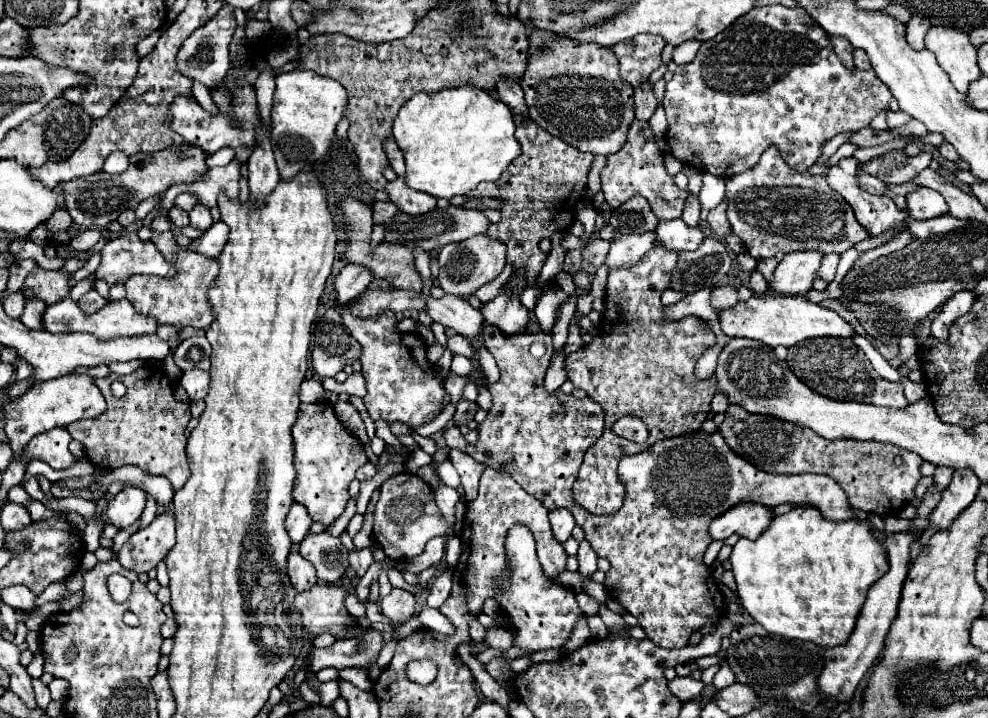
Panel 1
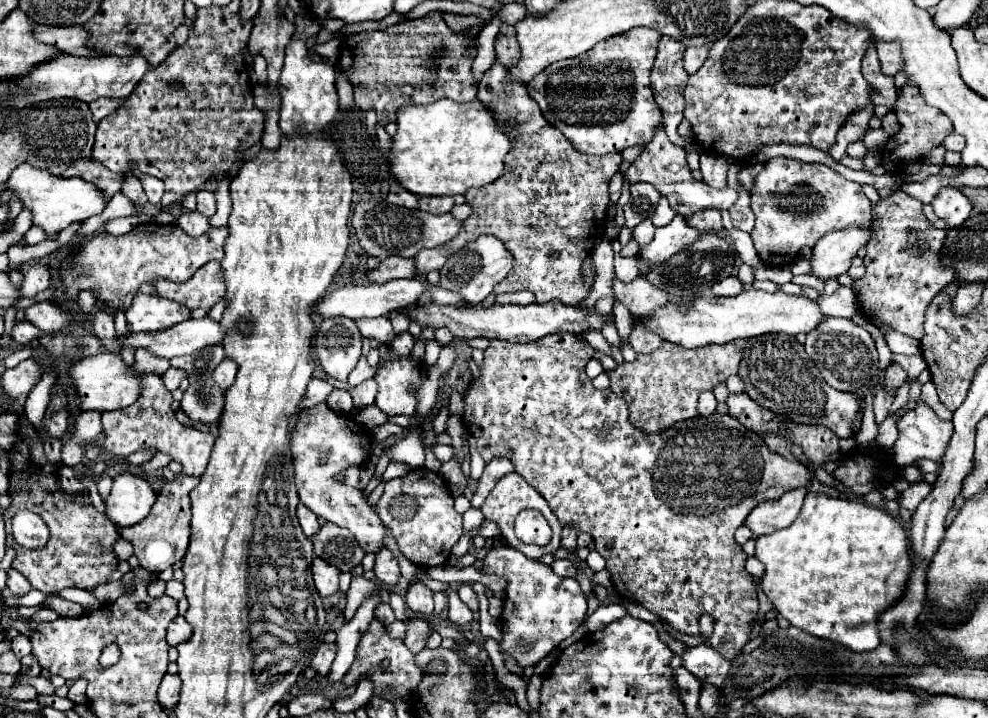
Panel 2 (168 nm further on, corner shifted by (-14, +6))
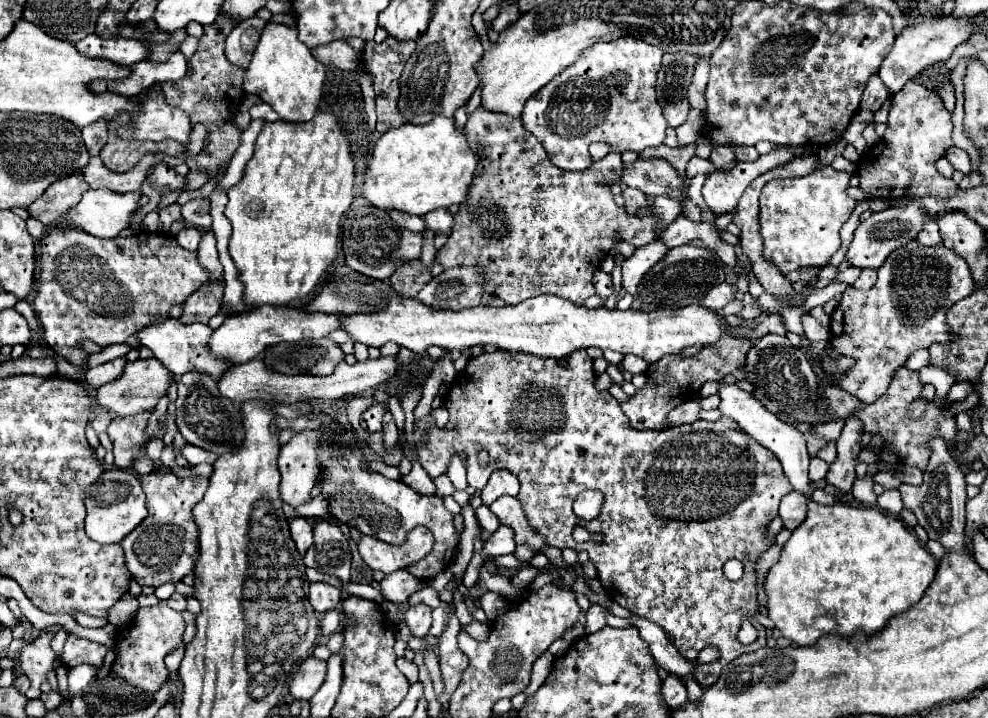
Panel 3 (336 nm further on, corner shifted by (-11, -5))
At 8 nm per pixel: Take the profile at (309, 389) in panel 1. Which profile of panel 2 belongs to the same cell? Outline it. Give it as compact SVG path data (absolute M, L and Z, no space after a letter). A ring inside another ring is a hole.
M312 379L300 405L298 405L298 411L304 411L304 409L310 409L314 407L316 403L322 403L326 399L326 395L332 391L334 387L326 381L326 379Z

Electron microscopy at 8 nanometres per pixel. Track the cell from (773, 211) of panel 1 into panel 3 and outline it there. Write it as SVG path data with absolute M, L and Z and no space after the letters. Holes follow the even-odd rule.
M831 166L819 168L803 178L787 178L787 180L771 180L763 186L761 198L759 198L759 234L763 238L763 258L769 260L773 266L779 268L781 274L787 274L791 270L803 268L803 266L825 266L829 258L841 248L841 226L851 218L857 200L849 198L849 174L837 172Z

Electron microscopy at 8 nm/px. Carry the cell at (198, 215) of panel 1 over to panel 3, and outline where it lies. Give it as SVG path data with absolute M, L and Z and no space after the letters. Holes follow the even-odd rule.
M189 200L187 204L183 204L183 218L185 218L187 226L205 230L211 226L209 210L211 210L209 200Z

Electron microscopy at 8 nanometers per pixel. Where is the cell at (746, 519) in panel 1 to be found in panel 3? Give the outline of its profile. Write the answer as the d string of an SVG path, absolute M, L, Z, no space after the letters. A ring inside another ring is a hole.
M791 492L781 500L781 520L785 530L795 530L803 520L807 512L807 498L799 492Z

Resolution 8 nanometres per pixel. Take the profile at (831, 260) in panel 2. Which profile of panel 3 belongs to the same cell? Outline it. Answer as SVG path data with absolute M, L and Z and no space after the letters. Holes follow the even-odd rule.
M907 202L907 204L901 204L901 206L891 206L891 208L885 208L881 212L871 214L867 220L863 220L857 226L855 236L853 236L853 240L847 248L845 262L849 266L857 266L857 268L879 268L893 250L907 244L907 240L917 238L919 230L923 228L923 222L929 220L929 218L931 216L923 210L923 206L919 206L915 202Z

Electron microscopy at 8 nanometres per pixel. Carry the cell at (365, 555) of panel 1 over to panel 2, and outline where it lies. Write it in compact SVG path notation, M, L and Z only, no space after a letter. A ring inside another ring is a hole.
M384 547L376 555L374 573L376 573L376 579L380 583L384 583L384 585L396 585L400 581L400 565L398 565L398 559L394 557L394 553L388 547Z

